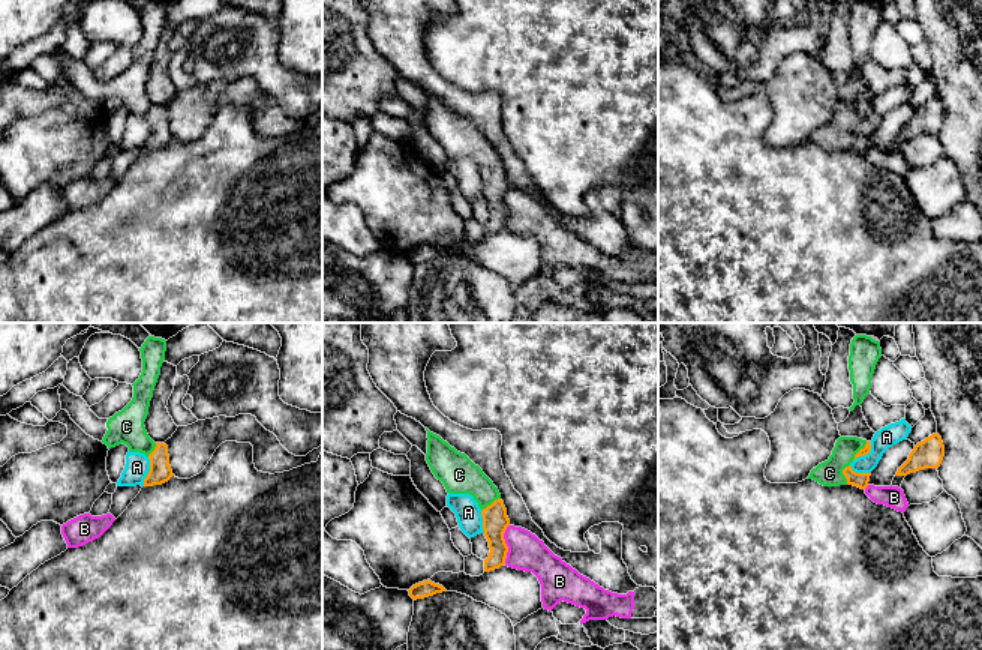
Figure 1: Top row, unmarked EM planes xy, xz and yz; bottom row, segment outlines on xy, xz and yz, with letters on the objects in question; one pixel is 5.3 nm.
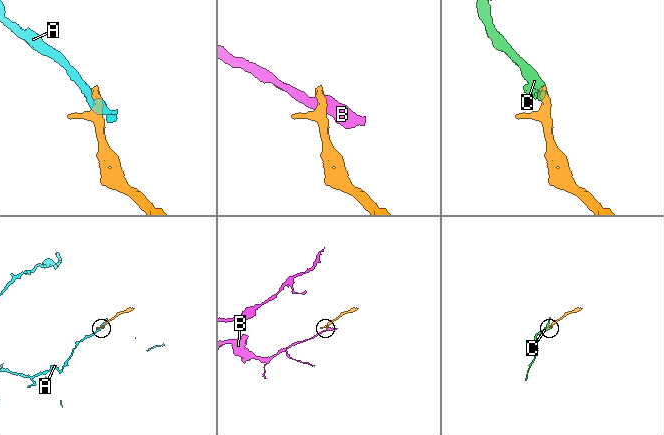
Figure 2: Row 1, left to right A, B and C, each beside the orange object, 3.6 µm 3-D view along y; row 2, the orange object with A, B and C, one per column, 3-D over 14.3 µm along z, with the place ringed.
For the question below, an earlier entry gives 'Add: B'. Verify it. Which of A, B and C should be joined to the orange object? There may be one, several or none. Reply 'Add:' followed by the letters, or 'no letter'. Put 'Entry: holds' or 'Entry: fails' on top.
Entry: fails
Add: C

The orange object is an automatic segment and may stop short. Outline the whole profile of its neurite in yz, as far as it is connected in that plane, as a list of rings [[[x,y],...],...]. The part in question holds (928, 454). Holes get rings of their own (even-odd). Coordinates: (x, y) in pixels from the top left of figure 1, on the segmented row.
[[[936,432],[918,443],[895,476],[907,476],[925,468],[939,468],[945,456],[942,437]]]

